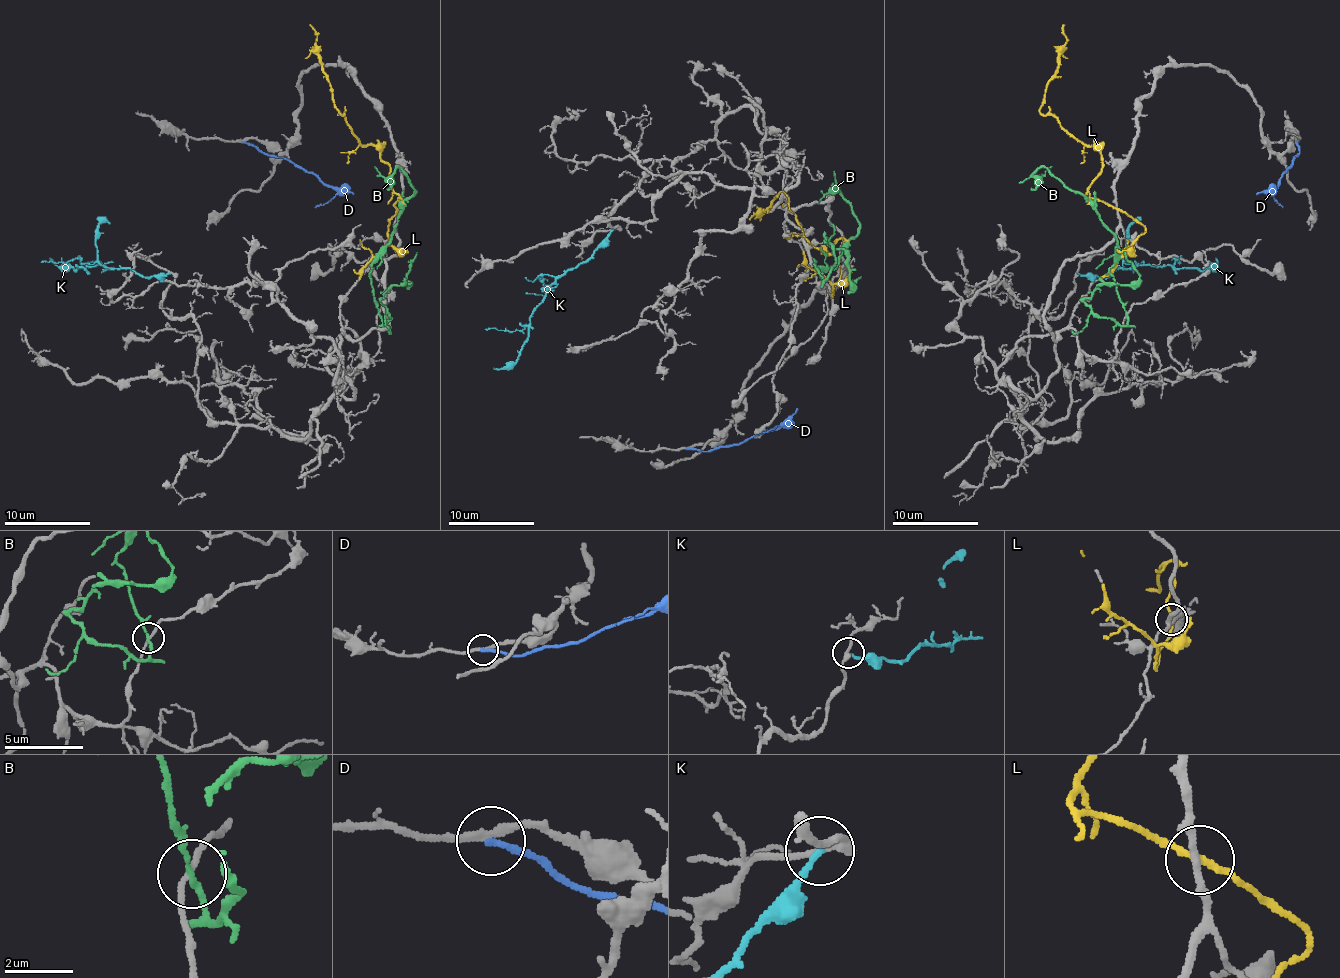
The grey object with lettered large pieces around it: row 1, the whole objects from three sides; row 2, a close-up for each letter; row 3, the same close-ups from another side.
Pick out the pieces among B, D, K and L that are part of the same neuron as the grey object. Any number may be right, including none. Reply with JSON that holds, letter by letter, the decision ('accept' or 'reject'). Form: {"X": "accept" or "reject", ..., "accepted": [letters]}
{"B": "reject", "D": "reject", "K": "reject", "L": "accept", "accepted": ["L"]}

